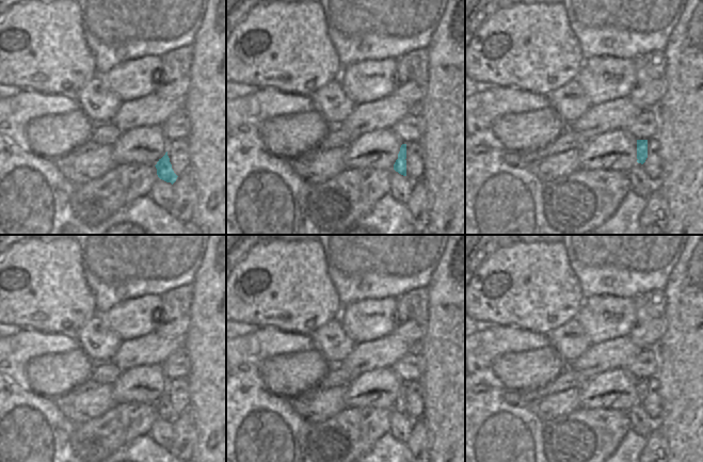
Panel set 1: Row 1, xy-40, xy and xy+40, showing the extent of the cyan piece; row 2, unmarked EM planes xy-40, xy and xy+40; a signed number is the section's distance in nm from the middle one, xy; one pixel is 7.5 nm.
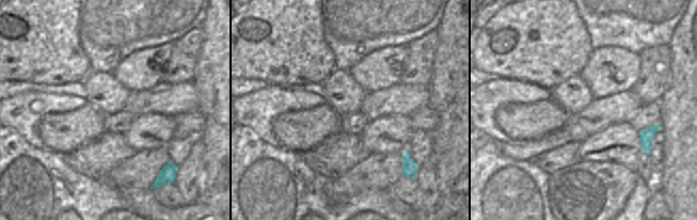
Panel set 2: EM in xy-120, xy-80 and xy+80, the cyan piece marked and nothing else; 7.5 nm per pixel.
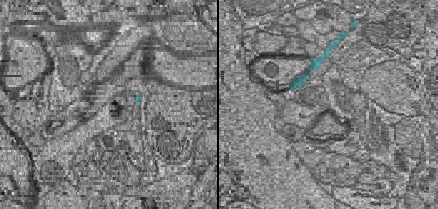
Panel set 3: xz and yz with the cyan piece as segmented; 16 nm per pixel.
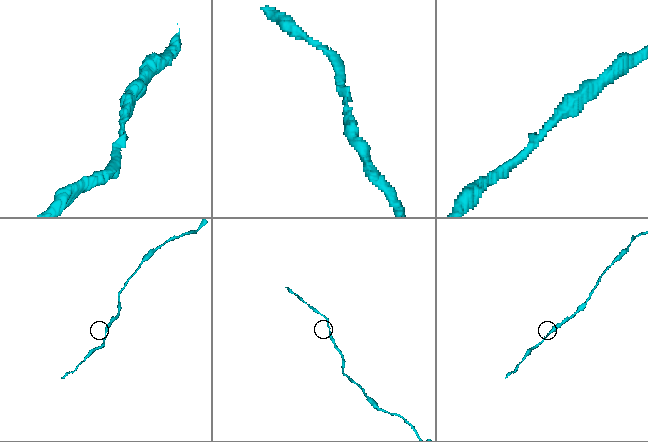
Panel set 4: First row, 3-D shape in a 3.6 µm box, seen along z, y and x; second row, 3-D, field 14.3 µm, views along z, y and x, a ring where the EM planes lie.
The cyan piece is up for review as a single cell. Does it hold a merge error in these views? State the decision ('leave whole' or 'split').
leave whole

